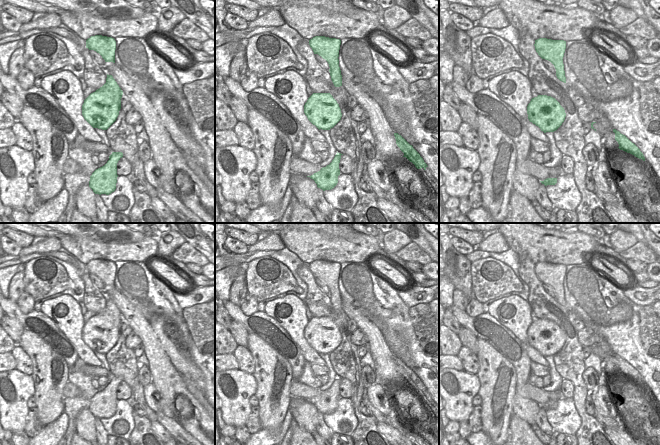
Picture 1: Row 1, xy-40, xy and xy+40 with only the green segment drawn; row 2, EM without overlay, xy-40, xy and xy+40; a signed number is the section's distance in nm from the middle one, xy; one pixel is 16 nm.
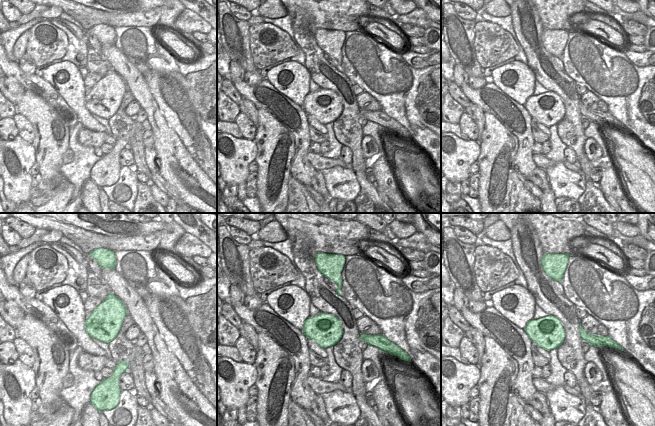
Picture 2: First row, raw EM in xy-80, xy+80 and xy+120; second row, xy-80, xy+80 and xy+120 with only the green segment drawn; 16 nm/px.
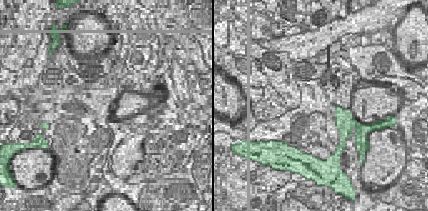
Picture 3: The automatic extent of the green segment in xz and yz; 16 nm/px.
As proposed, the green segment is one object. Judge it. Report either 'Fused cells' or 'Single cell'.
Fused cells.

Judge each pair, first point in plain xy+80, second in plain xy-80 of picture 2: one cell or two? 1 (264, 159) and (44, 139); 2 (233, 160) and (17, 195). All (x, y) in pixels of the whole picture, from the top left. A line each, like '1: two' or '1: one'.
1: one
2: one

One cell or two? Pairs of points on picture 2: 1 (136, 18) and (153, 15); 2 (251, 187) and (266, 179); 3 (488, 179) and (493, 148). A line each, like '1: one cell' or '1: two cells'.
1: one cell
2: two cells
3: one cell

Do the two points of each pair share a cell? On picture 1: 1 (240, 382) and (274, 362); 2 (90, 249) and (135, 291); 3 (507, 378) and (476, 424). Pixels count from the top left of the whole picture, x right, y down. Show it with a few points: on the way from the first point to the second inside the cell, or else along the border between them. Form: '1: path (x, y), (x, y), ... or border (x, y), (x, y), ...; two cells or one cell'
1: border (251, 374), (256, 382), (255, 394); two cells
2: border (114, 262), (139, 262); two cells
3: border (480, 405), (482, 429); two cells

